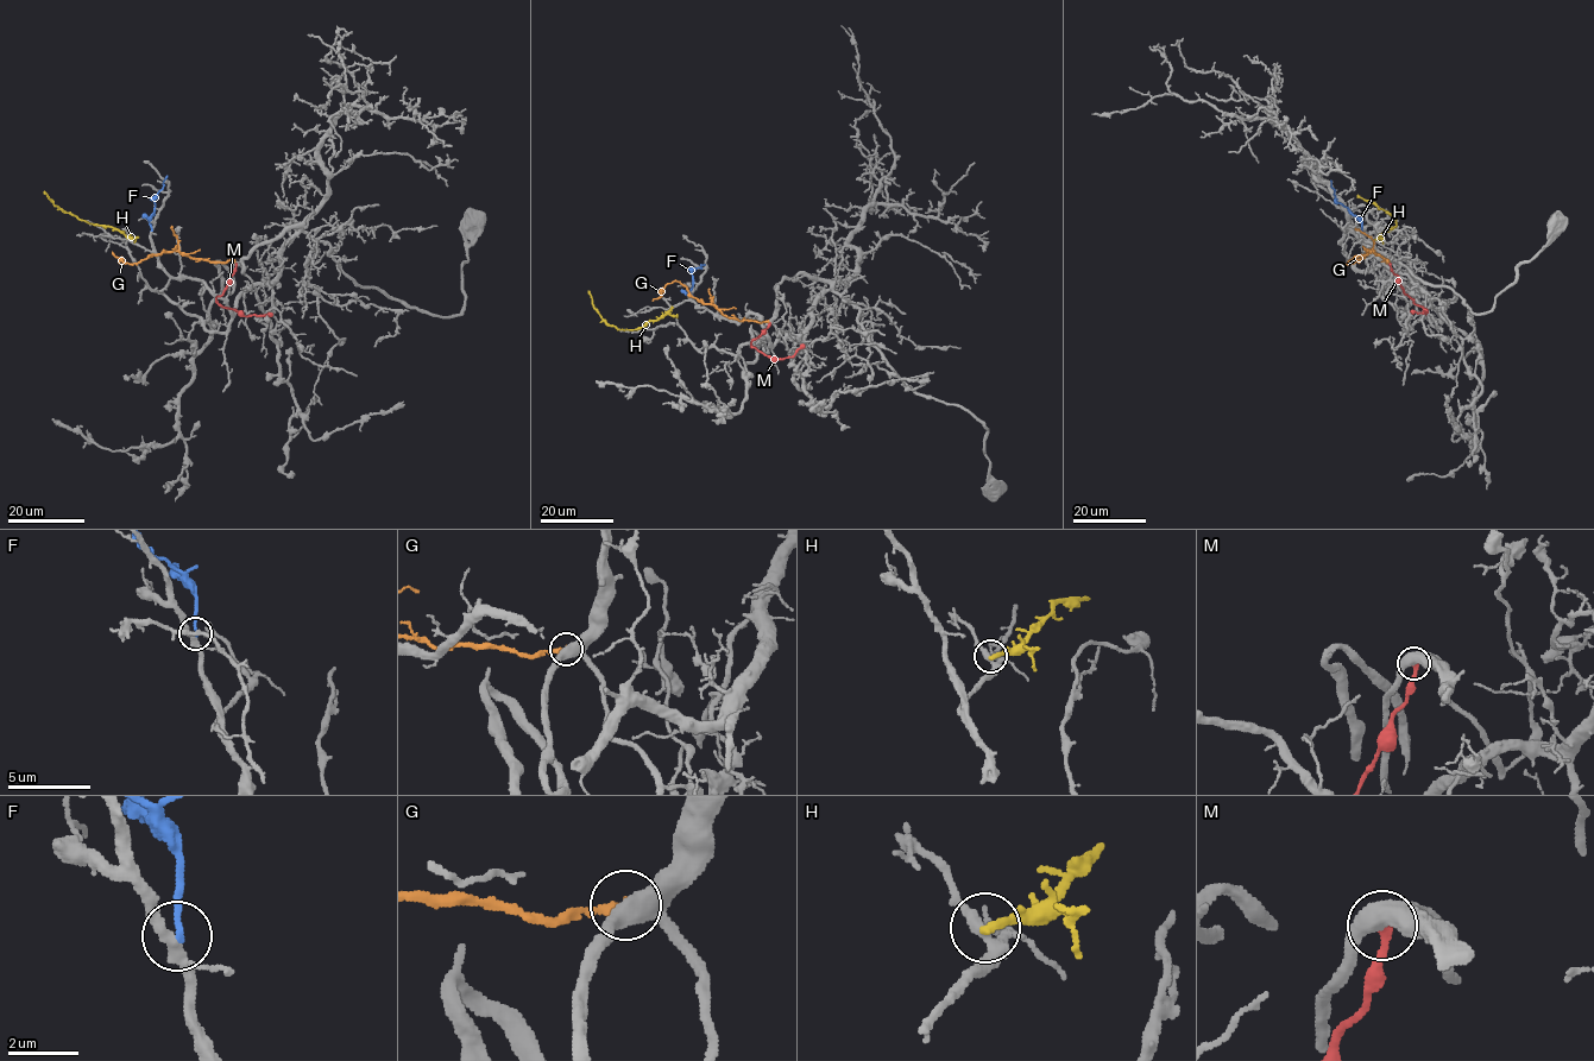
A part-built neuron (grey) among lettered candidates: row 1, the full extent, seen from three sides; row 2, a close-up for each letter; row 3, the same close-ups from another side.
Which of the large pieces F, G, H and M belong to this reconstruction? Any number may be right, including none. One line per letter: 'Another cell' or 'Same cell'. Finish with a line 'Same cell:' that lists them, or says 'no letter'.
F: Another cell
G: Another cell
H: Another cell
M: Another cell
Same cell: no letter

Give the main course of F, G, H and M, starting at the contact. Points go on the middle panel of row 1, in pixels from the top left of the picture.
F: (691, 296), (691, 272), (705, 264)
G: (768, 321), (729, 319), (714, 305), (703, 303), (679, 280), (668, 283), (661, 296), (651, 301)
H: (672, 307), (641, 327), (618, 329), (596, 310), (588, 291)
M: (769, 323), (750, 346), (772, 359), (792, 357), (805, 346)

